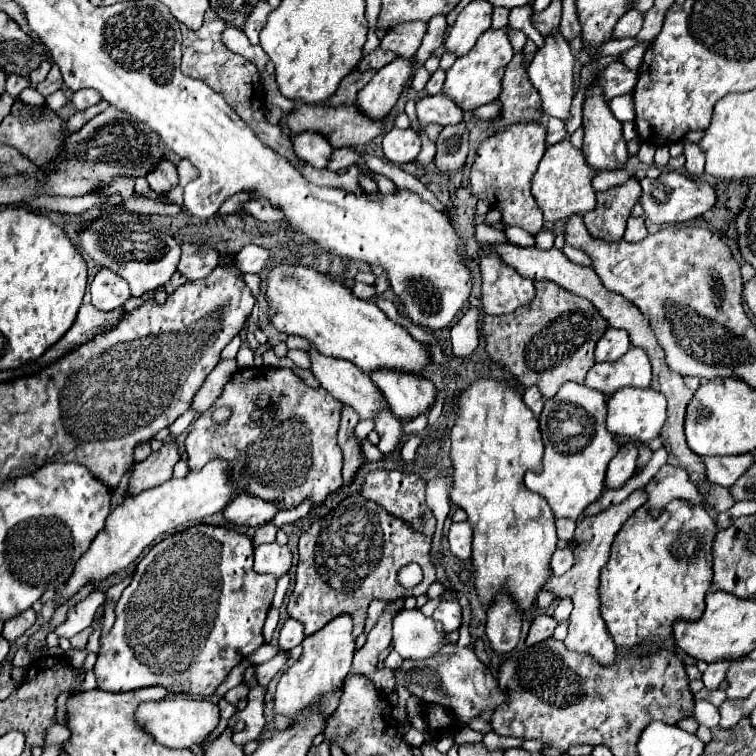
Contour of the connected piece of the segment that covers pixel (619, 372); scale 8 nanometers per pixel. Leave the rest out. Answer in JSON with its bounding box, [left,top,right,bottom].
[585,346,651,396]

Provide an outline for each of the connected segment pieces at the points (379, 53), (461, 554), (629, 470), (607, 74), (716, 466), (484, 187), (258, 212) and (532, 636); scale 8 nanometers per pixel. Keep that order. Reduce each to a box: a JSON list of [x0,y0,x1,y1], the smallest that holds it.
[[359,48,397,72],[449,522,471,560],[605,442,637,490],[599,62,637,100],[703,454,753,488],[469,124,545,234],[240,198,287,224],[525,614,557,646]]

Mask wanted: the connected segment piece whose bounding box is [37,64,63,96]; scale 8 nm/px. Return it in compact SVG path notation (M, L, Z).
M53 64L51 70L49 70L49 74L47 74L47 78L45 78L41 84L37 84L37 92L43 94L43 96L49 96L49 94L53 94L55 90L59 90L61 84L63 84L63 78L61 78L59 66Z

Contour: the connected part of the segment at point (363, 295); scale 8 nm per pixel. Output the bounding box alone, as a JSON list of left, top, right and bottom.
[351,282,375,300]

